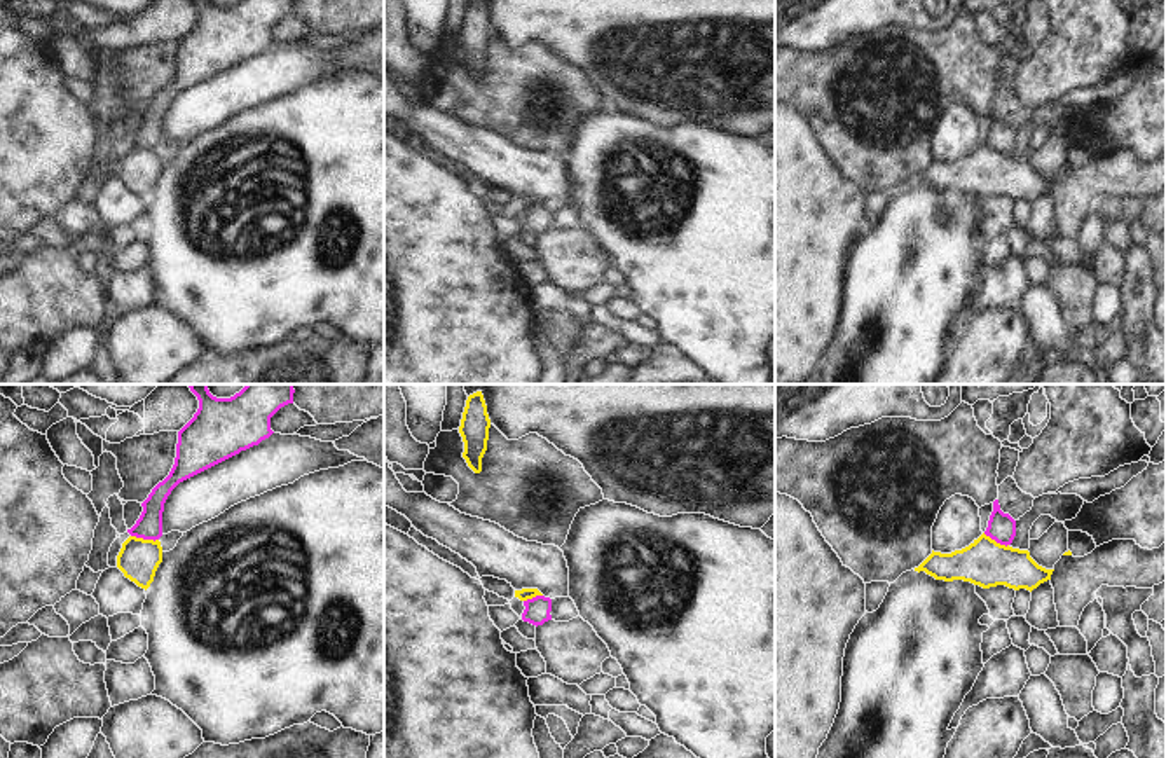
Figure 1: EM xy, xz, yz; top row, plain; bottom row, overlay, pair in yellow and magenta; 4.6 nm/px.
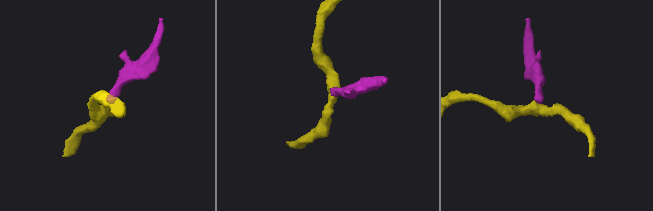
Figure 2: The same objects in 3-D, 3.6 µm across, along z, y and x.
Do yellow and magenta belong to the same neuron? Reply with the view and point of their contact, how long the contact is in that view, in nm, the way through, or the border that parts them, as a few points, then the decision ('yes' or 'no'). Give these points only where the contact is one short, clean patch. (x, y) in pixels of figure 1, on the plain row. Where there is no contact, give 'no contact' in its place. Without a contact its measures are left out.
contact xy (145, 149); length 130 nm; border xy (131, 144), (157, 149); no

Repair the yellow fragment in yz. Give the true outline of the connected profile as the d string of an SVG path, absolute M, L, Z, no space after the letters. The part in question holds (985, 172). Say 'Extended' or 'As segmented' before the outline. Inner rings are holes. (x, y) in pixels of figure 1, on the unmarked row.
As segmented. M984 141L969 155L951 162L934 161L915 180L925 180L936 189L964 189L983 197L1005 194L1033 199L1051 189L1054 178L1039 175L1028 159L1005 155Z

